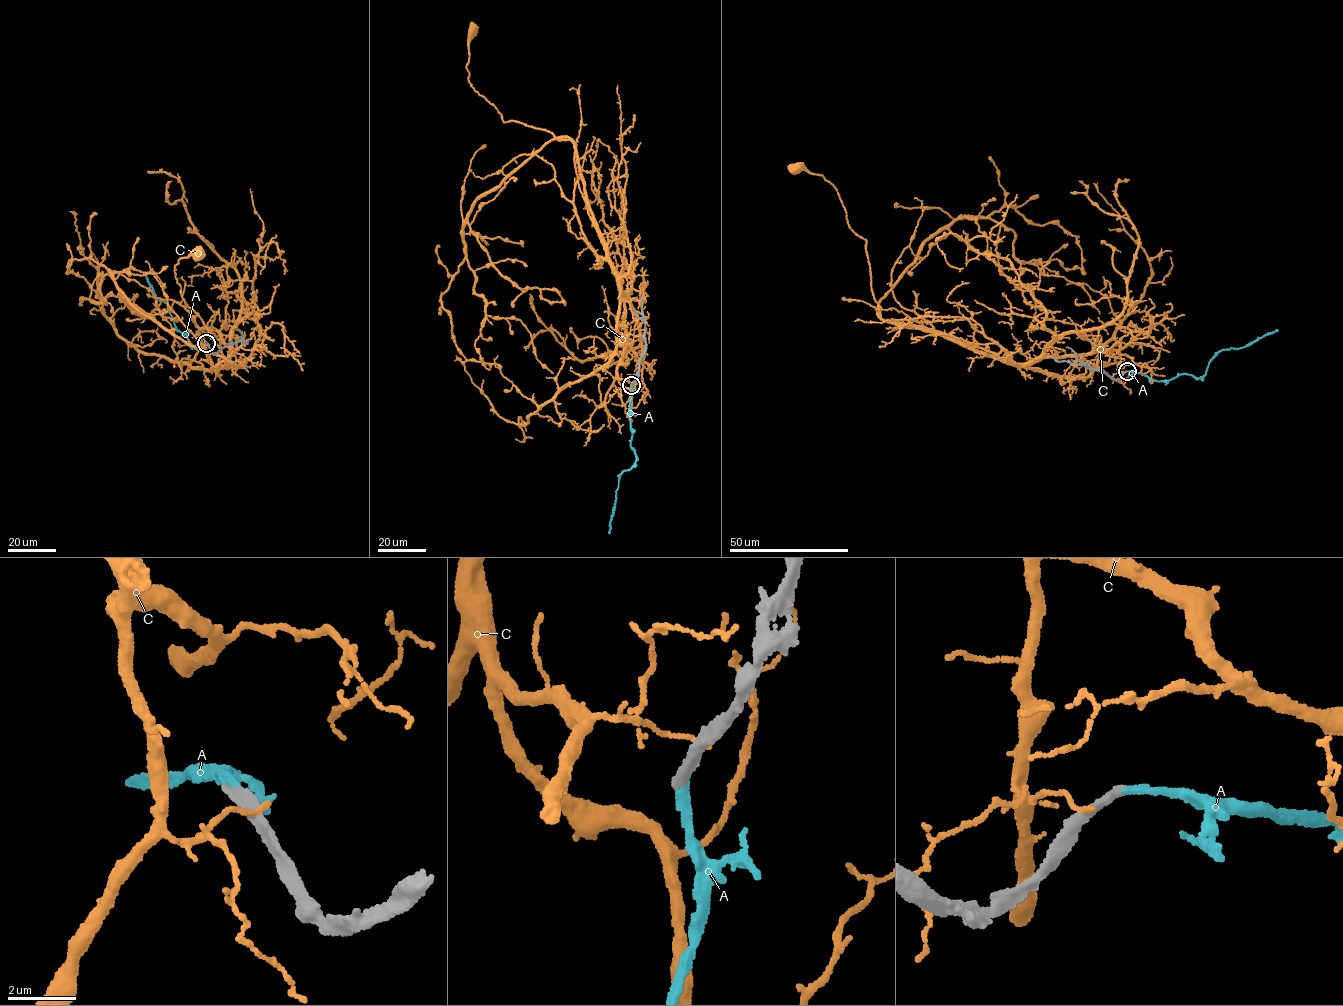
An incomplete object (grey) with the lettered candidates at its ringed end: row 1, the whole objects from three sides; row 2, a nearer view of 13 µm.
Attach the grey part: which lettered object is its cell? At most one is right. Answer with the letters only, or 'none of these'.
A

